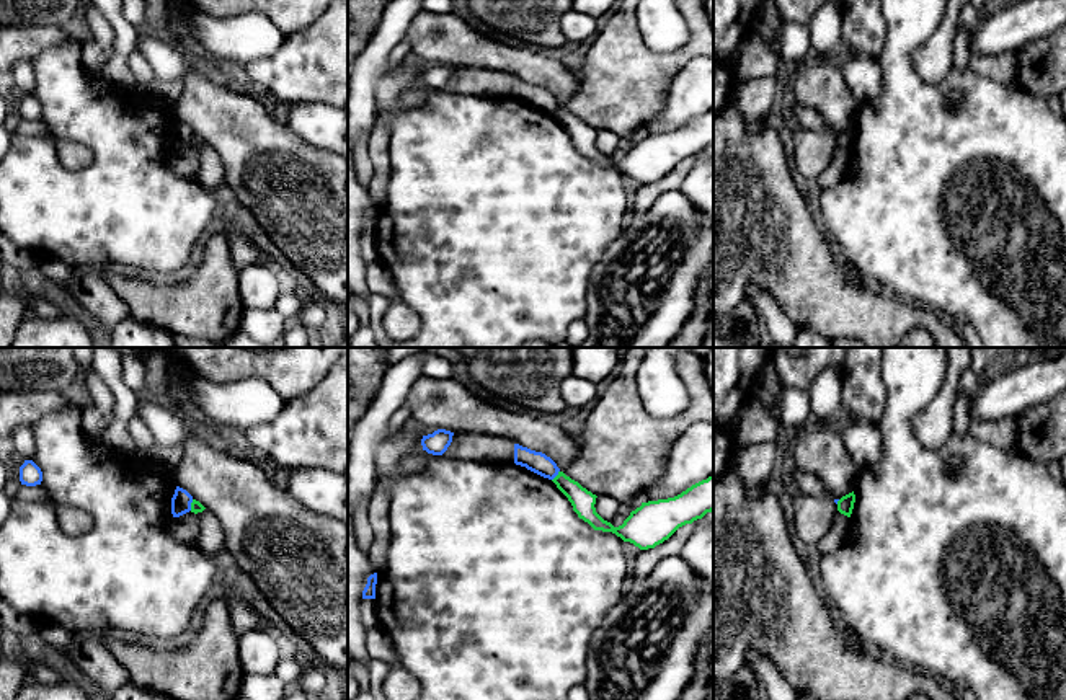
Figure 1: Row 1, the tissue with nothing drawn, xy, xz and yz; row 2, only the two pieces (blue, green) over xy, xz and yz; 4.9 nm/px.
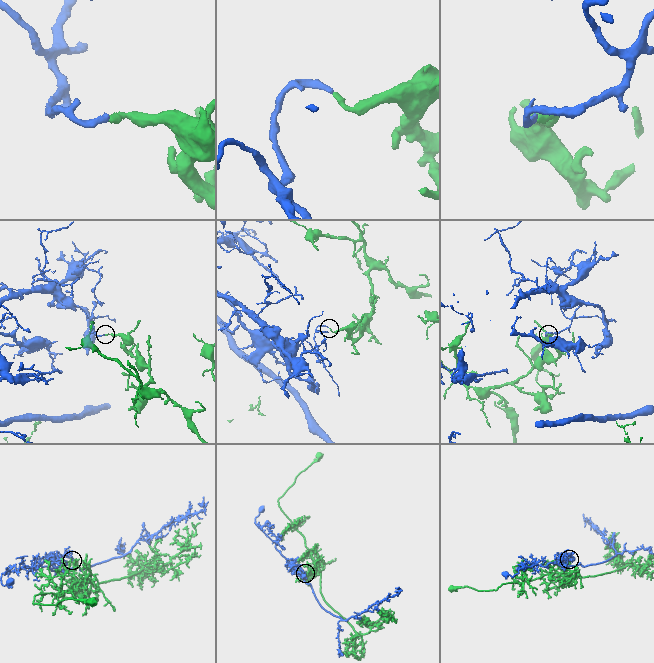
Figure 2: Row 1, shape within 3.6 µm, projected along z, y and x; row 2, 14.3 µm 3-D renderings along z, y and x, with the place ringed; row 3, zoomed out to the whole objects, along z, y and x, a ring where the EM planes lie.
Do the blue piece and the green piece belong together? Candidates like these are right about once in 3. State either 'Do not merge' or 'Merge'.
Do not merge

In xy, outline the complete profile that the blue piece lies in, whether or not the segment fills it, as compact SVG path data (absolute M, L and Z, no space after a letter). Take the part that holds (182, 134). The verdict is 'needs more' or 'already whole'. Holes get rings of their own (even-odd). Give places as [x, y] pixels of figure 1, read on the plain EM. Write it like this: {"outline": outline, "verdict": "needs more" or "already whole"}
{"outline": "M176 121L175 129L171 132L173 152L180 152L180 150L189 147L191 137L193 137L193 131L186 124Z", "verdict": "already whole"}

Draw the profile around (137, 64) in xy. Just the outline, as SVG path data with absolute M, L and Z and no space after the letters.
M134 52L127 60L127 65L137 82L137 86L147 86L153 82L153 72L140 52Z

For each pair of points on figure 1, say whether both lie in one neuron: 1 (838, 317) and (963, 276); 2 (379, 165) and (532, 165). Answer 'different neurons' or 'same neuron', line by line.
1: different neurons
2: different neurons

